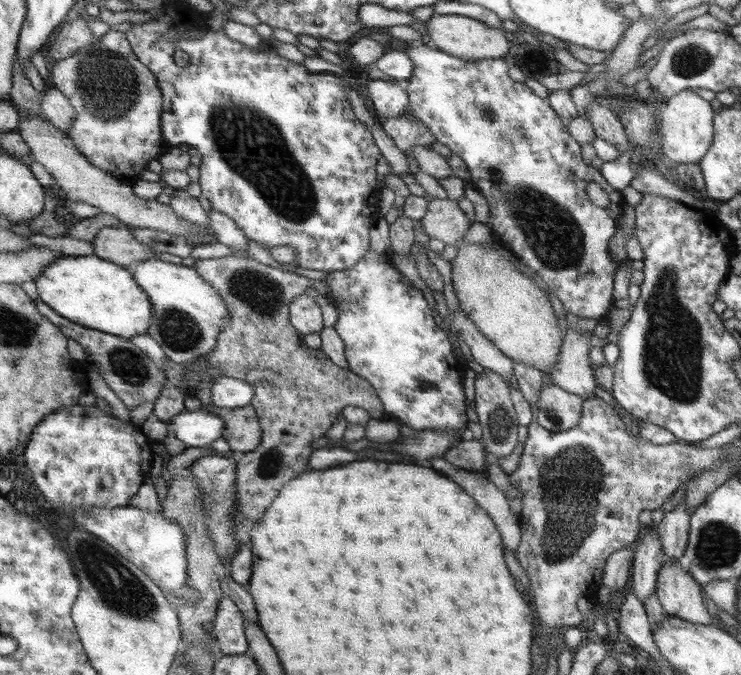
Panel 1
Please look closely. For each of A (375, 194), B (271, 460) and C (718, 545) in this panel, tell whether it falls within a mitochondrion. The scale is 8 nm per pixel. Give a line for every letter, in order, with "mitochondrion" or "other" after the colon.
A: other
B: mitochondrion
C: mitochondrion

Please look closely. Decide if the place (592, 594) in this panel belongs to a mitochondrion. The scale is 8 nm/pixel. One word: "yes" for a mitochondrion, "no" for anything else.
no

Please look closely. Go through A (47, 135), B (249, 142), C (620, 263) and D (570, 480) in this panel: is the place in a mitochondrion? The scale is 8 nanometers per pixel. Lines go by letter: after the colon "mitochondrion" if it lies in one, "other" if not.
A: other
B: mitochondrion
C: other
D: mitochondrion

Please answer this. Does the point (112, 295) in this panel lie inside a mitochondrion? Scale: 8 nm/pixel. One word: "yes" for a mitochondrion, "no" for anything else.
no

